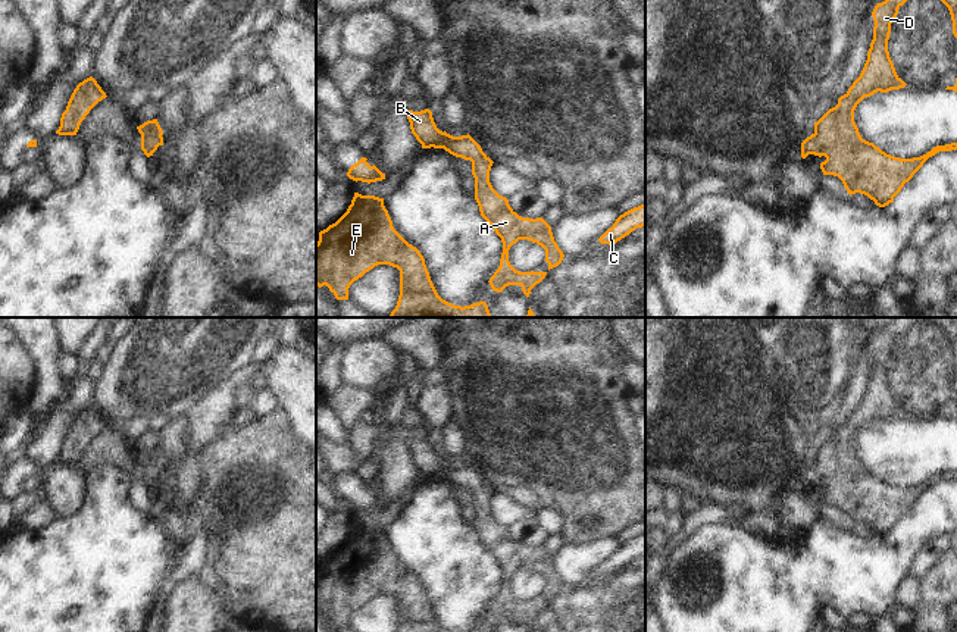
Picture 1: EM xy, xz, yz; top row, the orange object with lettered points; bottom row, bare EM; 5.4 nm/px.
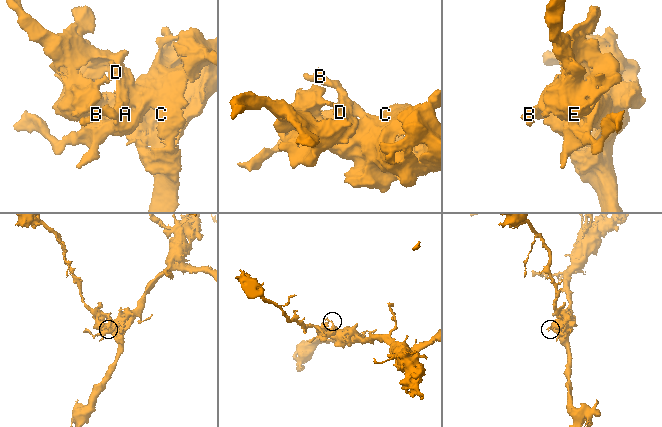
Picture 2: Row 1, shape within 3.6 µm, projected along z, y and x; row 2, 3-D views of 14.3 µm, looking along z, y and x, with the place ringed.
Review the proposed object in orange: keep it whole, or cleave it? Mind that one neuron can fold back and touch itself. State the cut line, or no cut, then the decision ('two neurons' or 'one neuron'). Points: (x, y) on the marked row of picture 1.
no cut; one neuron

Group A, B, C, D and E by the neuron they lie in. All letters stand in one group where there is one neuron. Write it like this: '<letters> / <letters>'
A B C D E

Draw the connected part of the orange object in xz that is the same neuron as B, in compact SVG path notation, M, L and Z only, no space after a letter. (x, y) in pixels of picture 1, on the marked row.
M429 109L420 112L407 110L406 115L412 134L422 144L422 148L444 148L456 157L472 162L475 200L481 216L494 228L503 243L500 266L488 282L492 291L497 292L501 292L509 285L520 285L523 294L529 297L531 290L545 278L547 272L516 270L509 262L509 250L519 240L528 240L545 250L548 270L559 266L564 254L554 241L551 226L542 218L529 219L519 216L510 207L509 200L492 188L490 170L494 162L469 134L453 137L445 131L440 131Z

